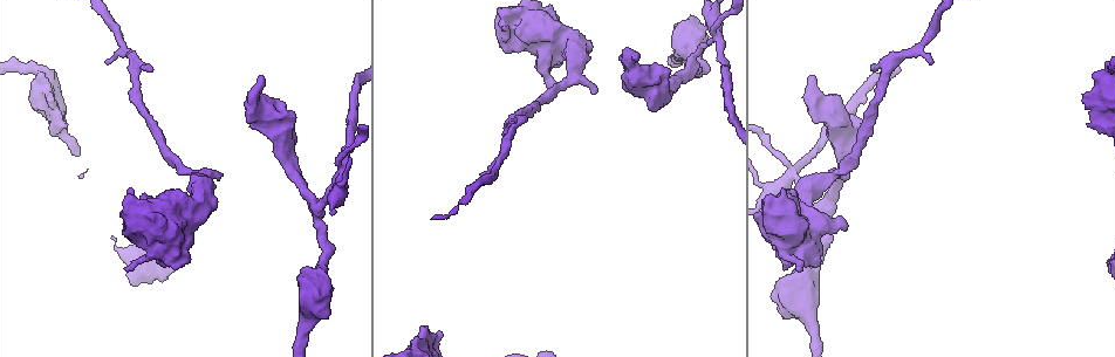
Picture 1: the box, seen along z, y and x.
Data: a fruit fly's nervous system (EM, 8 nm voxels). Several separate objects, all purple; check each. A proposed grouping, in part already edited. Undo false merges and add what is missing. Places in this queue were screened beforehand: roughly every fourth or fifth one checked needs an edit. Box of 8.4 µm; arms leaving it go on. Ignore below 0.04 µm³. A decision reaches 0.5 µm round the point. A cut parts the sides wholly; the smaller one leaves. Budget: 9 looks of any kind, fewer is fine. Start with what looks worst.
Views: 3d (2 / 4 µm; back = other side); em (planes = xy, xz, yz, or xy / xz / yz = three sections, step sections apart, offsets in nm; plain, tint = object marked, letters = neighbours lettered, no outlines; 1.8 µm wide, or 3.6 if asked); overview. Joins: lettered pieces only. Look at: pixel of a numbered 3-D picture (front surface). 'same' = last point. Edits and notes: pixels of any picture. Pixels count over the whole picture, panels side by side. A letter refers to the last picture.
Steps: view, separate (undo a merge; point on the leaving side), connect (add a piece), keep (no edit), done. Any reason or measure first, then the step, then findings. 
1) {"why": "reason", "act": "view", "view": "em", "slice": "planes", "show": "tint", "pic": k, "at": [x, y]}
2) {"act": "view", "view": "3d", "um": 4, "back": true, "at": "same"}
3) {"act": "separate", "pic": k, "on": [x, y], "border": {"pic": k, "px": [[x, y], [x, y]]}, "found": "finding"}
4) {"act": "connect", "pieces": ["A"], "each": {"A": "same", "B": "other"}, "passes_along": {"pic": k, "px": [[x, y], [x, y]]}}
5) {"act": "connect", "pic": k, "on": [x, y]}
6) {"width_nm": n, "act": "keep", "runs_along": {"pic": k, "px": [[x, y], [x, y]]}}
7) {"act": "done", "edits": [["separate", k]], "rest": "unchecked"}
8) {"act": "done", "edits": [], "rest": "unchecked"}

{"why": "thin arm on a thick one", "act": "view", "view": "em", "slice": "planes", "show": "tint", "pic": 1, "at": [792, 170]}

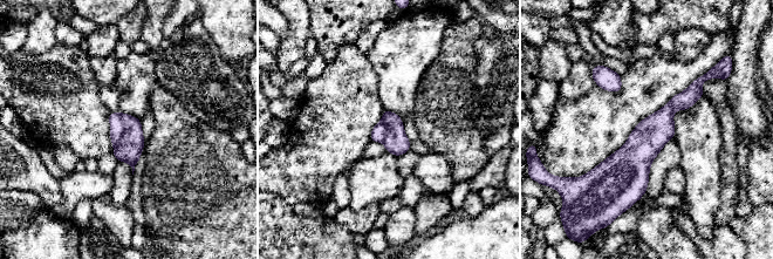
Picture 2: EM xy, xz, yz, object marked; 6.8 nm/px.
{"why": "what lies round it", "act": "view", "view": "em", "slice": "planes", "show": "letters", "at": "same"}

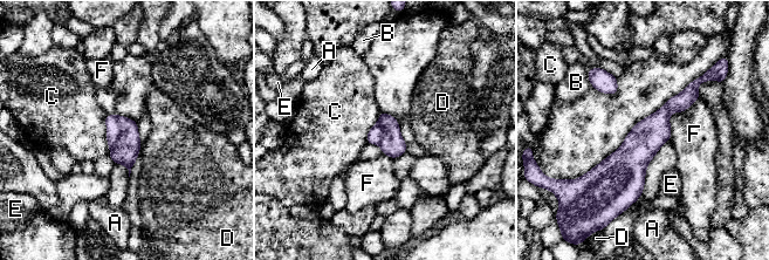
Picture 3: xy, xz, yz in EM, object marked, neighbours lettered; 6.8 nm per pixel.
{"width_nm": 190, "act": "separate", "pic": 3, "on": [125, 150], "each": {"A": "other", "B": "other", "C": "other", "D": "other", "E": "other", "F": "other"}, "border": {"pic": 3, "px": [[118, 116], [119, 135], [110, 149]]}, "found": "two neurons meet here"}

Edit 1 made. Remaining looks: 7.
{"why": "long arm stops here", "act": "view", "view": "em", "slice": "xy", "step": 16, "show": "plain", "pic": 1, "at": [634, 53]}

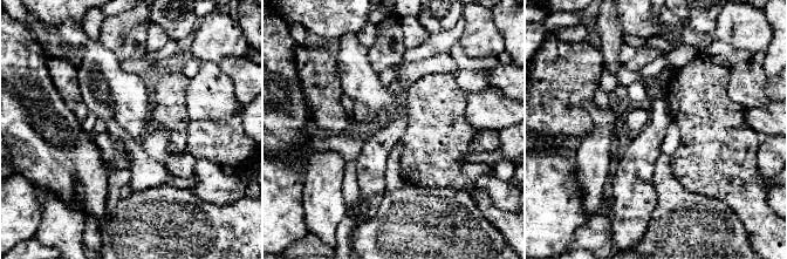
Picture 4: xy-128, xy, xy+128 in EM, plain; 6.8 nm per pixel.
{"act": "view", "view": "em", "slice": "xy", "step": 16, "show": "letters", "at": "same"}

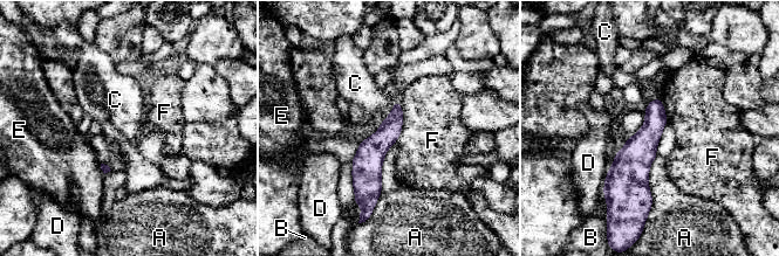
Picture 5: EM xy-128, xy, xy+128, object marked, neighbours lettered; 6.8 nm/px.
{"act": "keep", "each": {"A": "other", "B": "other", "C": "other", "D": "other", "E": "other", "F": "other"}, "found": "none of them fits"}

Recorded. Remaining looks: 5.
{"why": "free end", "act": "view", "view": "em", "slice": "xy", "step": 4, "show": "letters", "pic": 1, "at": [870, 70]}

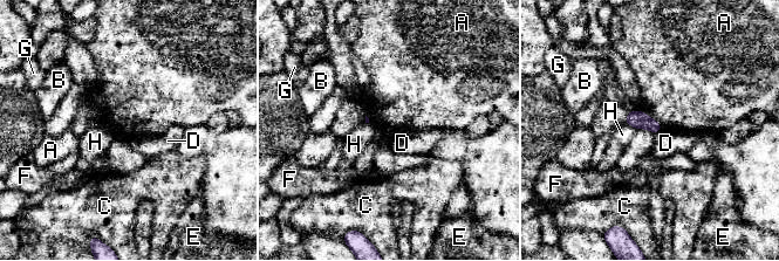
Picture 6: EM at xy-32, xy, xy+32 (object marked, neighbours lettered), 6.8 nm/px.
{"act": "view", "view": "em", "slice": "planes", "show": "letters", "at": "same"}

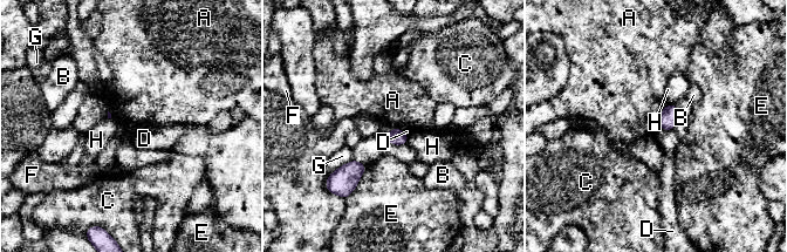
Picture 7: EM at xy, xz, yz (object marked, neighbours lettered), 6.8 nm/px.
{"act": "keep", "each": {"A": "other", "B": "other", "C": "other", "D": "other", "E": "other", "F": "other", "G": "other", "H": "other"}, "border": {"pic": 7, "px": [[666, 103], [658, 118], [658, 127]]}, "found": "none of them fits"}

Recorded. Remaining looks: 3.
{"why": "an open end", "act": "view", "view": "3d", "um": 4, "pic": 1, "at": [847, 229]}

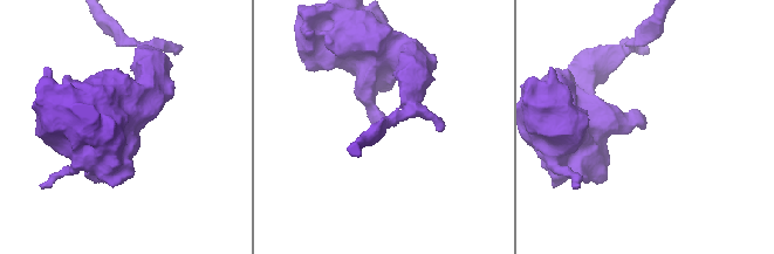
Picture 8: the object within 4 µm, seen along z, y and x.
{"act": "view", "view": "em", "slice": "planes", "show": "tint", "pic": 8, "at": [643, 123]}

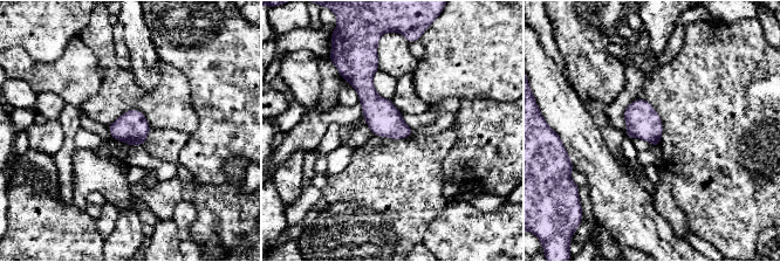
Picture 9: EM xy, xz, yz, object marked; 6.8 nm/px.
{"why": "what lies round it", "act": "view", "view": "em", "slice": "planes", "show": "letters", "at": "same"}

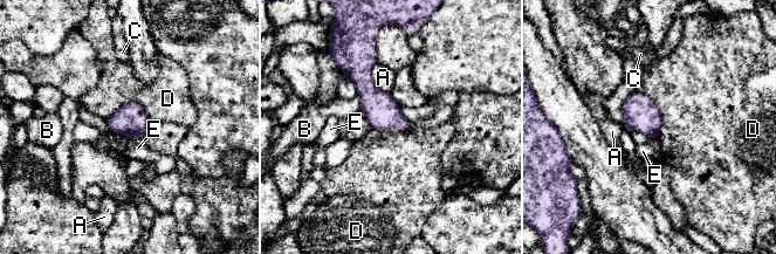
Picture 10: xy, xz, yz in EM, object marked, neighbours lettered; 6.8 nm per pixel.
{"act": "keep", "each": {"A": "other", "B": "other", "C": "other", "D": "other", "E": "other"}, "border": {"pic": 10, "px": [[638, 90], [659, 112], [656, 139]]}, "found": "none of them fits"}

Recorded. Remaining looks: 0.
{"act": "done", "edits": [["separate", 3]], "rest": "unchecked"}

